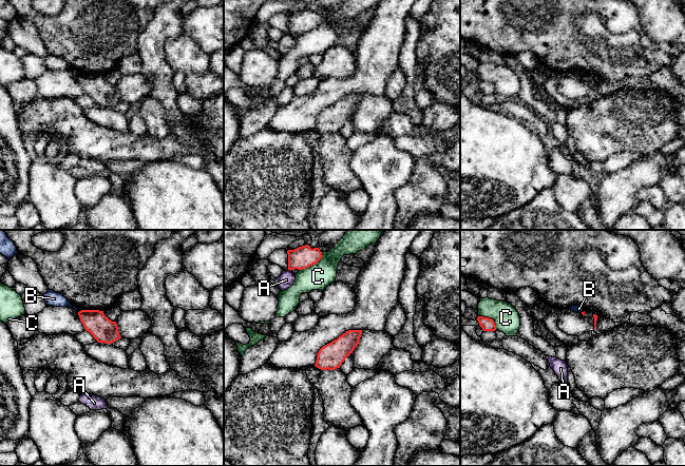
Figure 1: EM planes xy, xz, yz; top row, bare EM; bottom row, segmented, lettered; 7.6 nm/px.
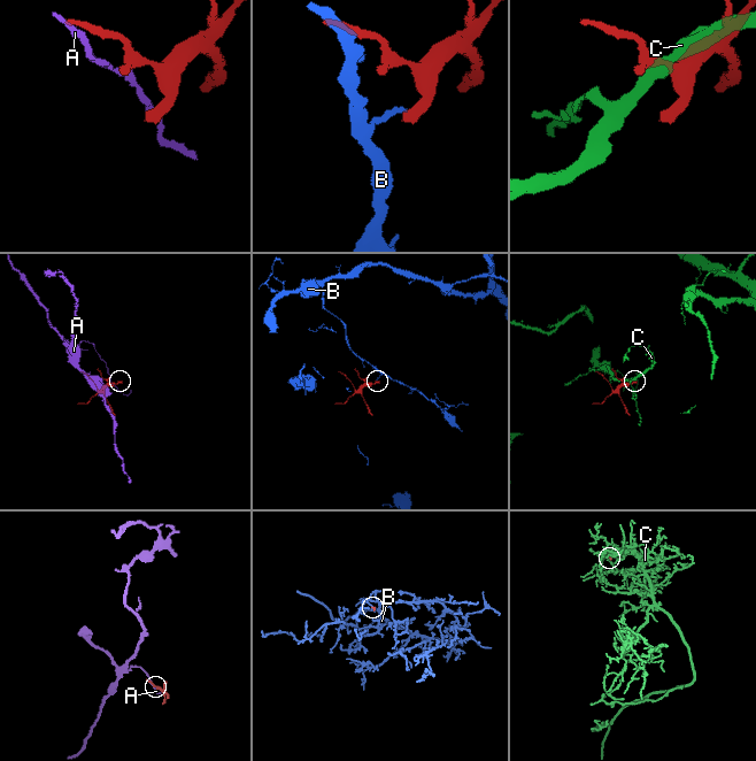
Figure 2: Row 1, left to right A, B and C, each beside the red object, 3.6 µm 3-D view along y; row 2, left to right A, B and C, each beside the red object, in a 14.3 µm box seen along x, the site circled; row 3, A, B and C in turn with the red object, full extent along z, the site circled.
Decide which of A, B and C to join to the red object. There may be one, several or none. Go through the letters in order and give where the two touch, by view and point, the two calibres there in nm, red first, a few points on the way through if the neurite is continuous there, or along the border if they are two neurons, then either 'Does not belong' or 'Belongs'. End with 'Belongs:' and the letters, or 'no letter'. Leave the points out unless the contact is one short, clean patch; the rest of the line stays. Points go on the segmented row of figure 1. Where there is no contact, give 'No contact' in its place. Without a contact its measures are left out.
A: Touches red at xz (289, 269). Thickness 170 nm (red) against 120 nm. Boundary: xz (288, 269), (290, 271). Does not belong
B: Touches red at yz (582, 312). Thickness 20 nm (red) against 50 nm. Boundary: yz (584, 311), (581, 312). Does not belong
C: Touches red at xz (312, 264). Thickness 170 nm (red) against 200 nm. Boundary: xz (322, 252), (322, 256), (316, 263), (300, 270). Does not belong
Belongs: no letter

